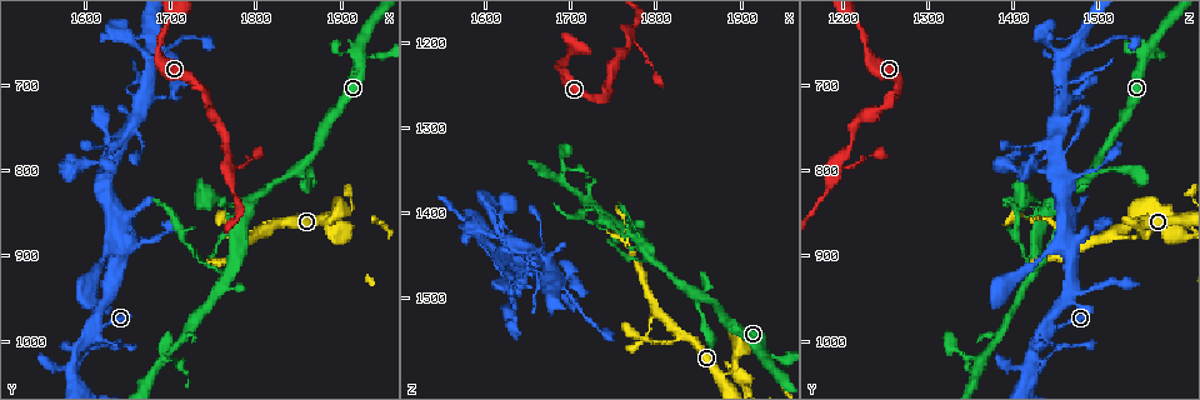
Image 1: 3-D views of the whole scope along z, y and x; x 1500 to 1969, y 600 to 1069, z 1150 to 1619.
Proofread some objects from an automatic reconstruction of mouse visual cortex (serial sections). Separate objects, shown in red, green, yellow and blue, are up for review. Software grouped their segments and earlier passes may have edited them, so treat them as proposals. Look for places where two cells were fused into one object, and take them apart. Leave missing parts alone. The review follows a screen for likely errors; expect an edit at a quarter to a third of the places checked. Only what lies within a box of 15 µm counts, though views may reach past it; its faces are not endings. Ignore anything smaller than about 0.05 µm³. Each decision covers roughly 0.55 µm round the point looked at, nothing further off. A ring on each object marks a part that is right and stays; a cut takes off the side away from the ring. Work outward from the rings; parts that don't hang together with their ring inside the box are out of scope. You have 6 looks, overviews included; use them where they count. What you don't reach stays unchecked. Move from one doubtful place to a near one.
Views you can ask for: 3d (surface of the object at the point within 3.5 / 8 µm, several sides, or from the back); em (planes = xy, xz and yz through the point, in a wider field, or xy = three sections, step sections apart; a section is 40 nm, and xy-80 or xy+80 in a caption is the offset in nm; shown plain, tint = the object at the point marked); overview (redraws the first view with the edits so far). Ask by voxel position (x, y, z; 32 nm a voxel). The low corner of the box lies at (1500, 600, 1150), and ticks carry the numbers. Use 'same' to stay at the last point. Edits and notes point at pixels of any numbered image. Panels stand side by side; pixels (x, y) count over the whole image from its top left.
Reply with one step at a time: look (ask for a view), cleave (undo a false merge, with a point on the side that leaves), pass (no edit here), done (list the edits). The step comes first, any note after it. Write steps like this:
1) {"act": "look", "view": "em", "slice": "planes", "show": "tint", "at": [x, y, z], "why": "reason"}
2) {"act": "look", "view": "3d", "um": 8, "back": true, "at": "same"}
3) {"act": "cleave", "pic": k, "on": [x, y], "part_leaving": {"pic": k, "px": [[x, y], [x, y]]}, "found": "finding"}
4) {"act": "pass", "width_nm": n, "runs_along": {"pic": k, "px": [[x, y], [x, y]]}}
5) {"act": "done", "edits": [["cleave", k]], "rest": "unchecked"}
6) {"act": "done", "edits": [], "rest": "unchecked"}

{"act": "look", "view": "3d", "um": 3.5, "at": [1770, 920, 1425], "why": "a fork"}

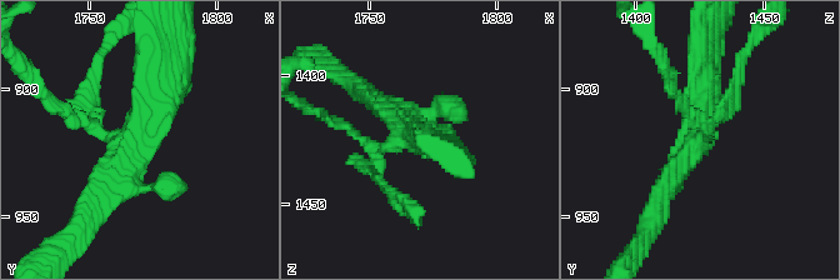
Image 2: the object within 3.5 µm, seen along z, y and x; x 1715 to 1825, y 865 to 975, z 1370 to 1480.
{"act": "look", "view": "em", "slice": "xy", "step": 2, "show": "tint", "at": [1767, 920, 1423]}

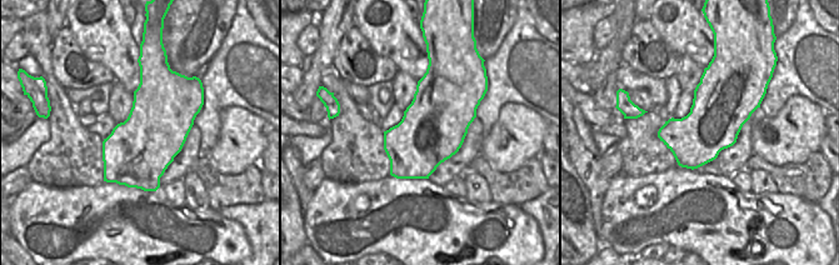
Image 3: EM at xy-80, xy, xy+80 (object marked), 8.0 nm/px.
{"act": "cleave", "pic": 2, "on": [90, 95], "part_leaving": {"pic": 2, "px": [[95, 129], [56, 105], [34, 79]]}, "found": "a second cell is stuck on"}

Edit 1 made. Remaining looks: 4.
{"act": "look", "view": "3d", "um": 3.5, "at": [1745, 720, 1260], "why": "calibre changes"}

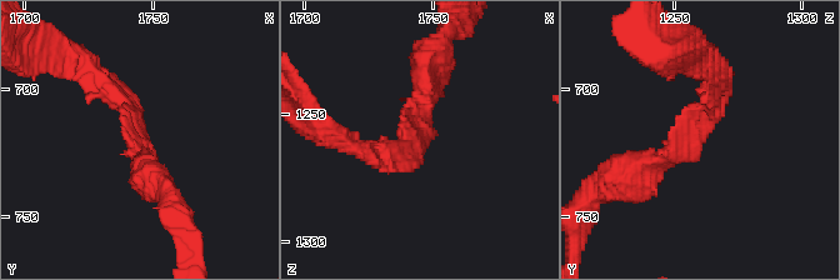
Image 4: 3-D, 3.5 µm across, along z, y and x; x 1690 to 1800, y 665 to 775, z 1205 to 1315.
{"act": "look", "view": "em", "slice": "xy", "step": 5, "show": "tint", "at": [1746, 721, 1257], "arm_widths_nm": [250, 300], "why": "shape alone is not enough"}

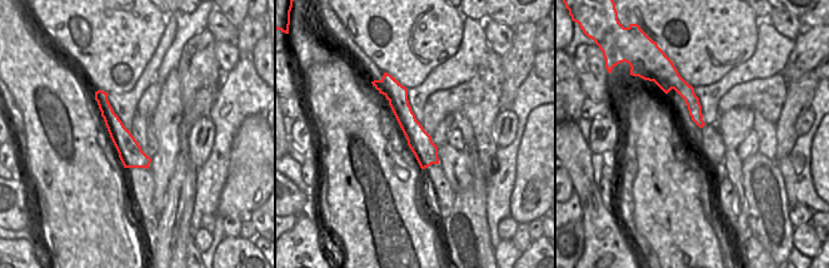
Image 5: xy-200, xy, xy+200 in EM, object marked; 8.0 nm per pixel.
{"act": "look", "view": "em", "slice": "xy", "step": 3, "show": "tint", "at": "same", "why": "cut it another way"}

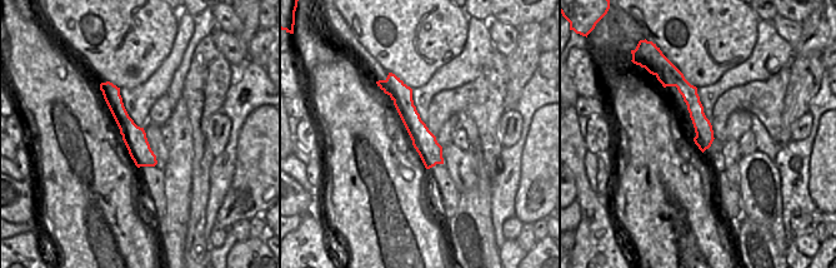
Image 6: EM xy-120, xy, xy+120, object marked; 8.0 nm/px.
{"act": "pass", "found": "all the same cell"}

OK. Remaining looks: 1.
{"act": "done", "edits": [["cleave", 2]], "rest": "unchecked"}

